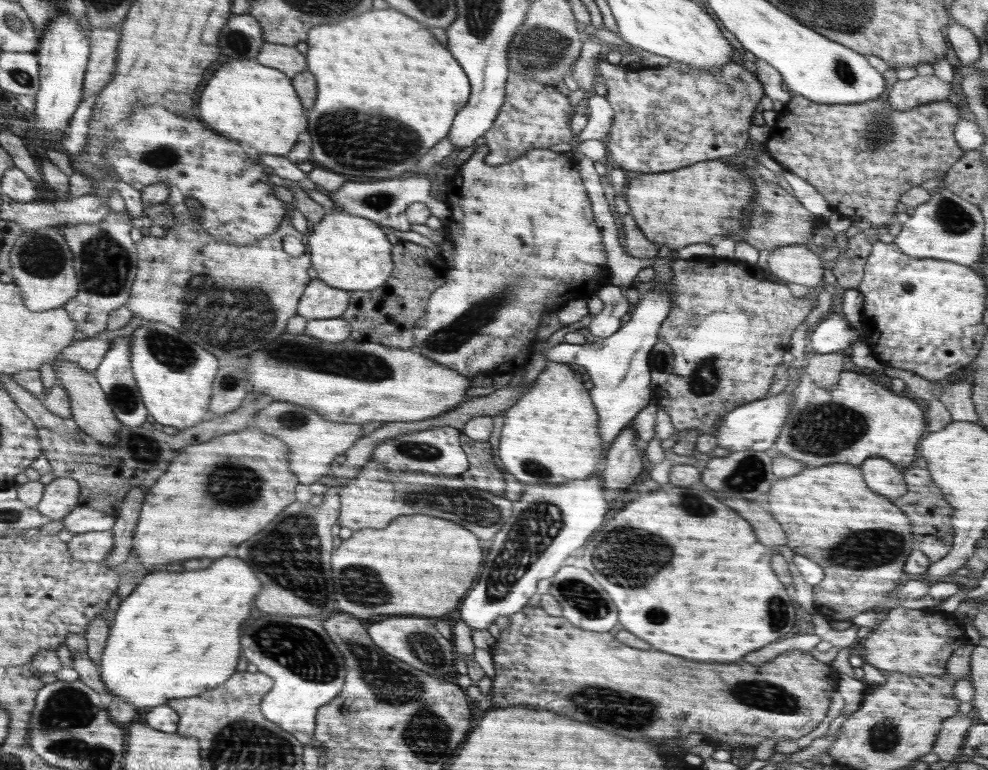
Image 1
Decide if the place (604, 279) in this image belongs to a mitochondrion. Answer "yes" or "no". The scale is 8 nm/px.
no

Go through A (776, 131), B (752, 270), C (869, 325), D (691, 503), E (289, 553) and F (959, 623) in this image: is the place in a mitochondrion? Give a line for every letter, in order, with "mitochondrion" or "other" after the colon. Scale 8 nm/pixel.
A: other
B: other
C: other
D: mitochondrion
E: mitochondrion
F: other

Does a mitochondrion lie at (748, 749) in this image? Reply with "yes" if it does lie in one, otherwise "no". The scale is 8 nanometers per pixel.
no

